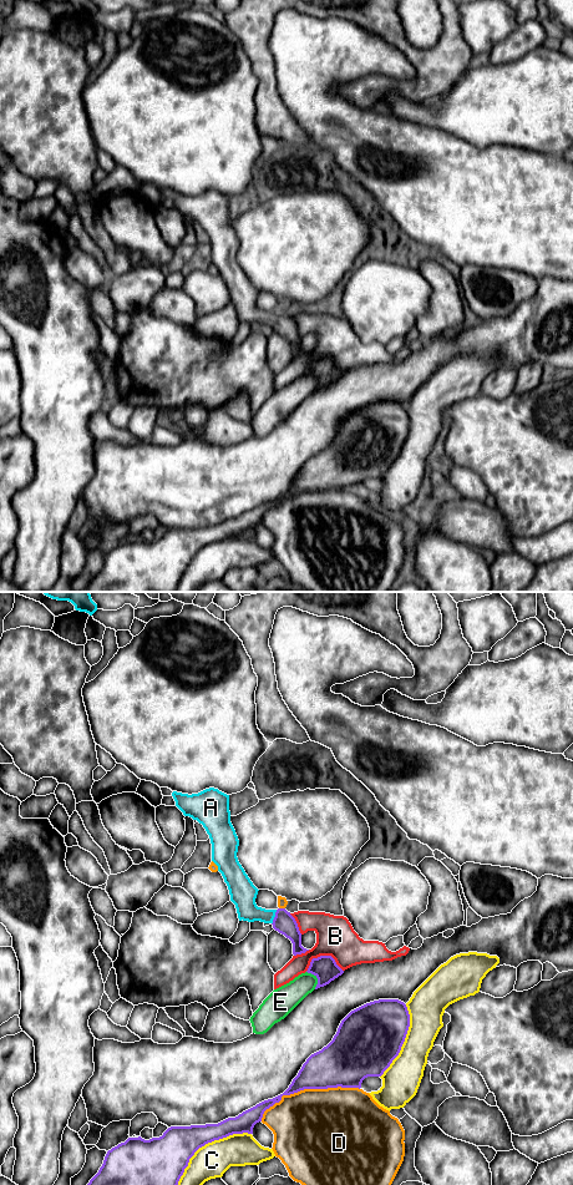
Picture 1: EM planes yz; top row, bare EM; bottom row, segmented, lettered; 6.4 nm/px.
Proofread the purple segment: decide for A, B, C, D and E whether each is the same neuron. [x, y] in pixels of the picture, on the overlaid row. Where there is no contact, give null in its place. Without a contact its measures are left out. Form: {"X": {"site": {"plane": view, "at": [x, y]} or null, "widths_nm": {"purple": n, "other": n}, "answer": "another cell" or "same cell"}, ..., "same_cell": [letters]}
{"A": {"site": {"plane": "yz", "at": [274, 917]}, "widths_nm": {"purple": 140, "other": 170}, "answer": "same cell"}, "B": {"site": {"plane": "yz", "at": [323, 956]}, "widths_nm": {"purple": 160, "other": 260}, "answer": "another cell"}, "C": {"site": {"plane": "yz", "at": [207, 1143]}, "widths_nm": {"purple": 260, "other": 220}, "answer": "another cell"}, "D": {"site": {"plane": "yz", "at": [307, 1088]}, "widths_nm": {"purple": 280, "other": 480}, "answer": "another cell"}, "E": {"site": {"plane": "yz", "at": [317, 977]}, "widths_nm": {"purple": 160, "other": 170}, "answer": "another cell"}, "same_cell": ["A"]}

